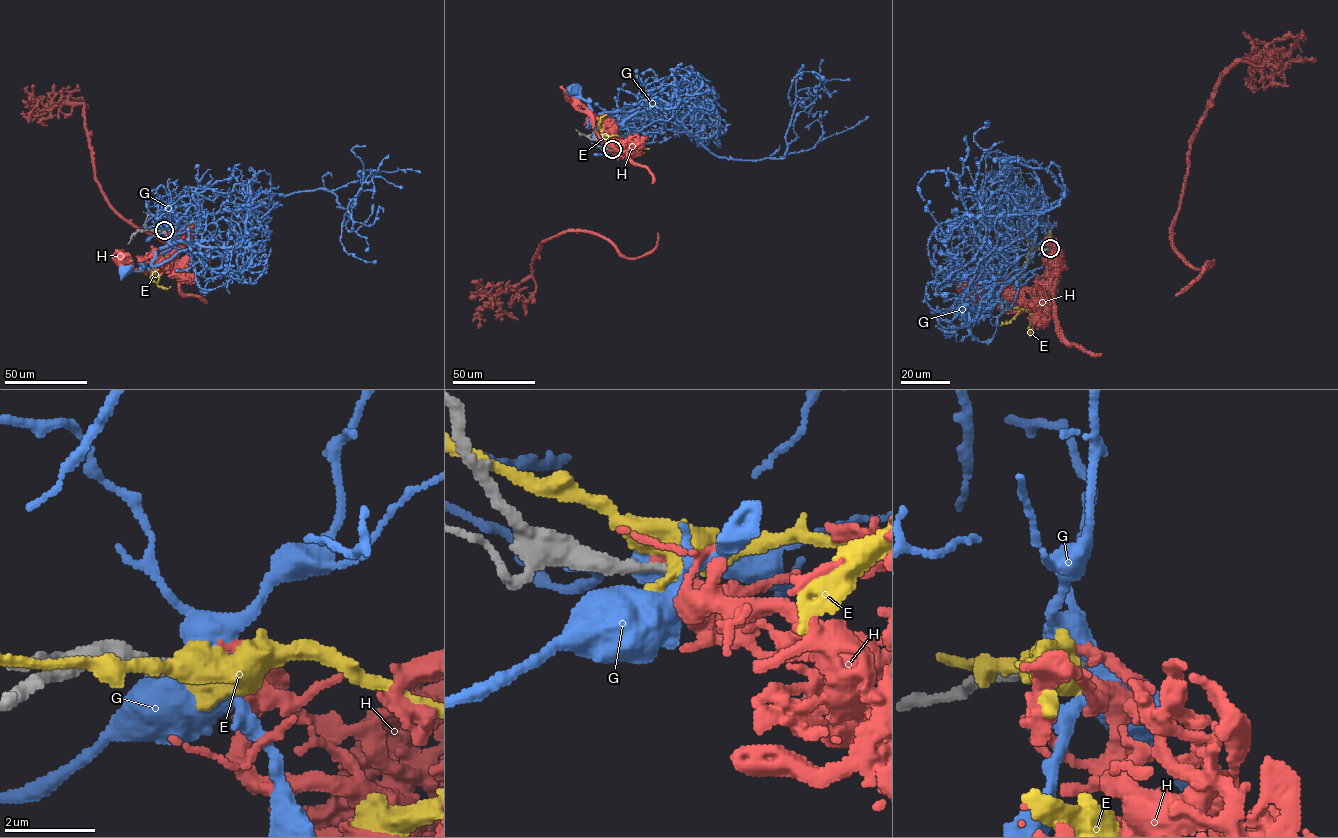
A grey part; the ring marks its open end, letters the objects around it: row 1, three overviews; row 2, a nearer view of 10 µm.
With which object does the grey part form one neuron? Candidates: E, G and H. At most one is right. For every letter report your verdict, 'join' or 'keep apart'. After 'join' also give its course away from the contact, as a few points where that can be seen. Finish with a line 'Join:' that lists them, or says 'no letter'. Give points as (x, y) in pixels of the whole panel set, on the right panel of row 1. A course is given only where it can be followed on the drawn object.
E: keep apart
G: keep apart
H: keep apart
Join: no letter

